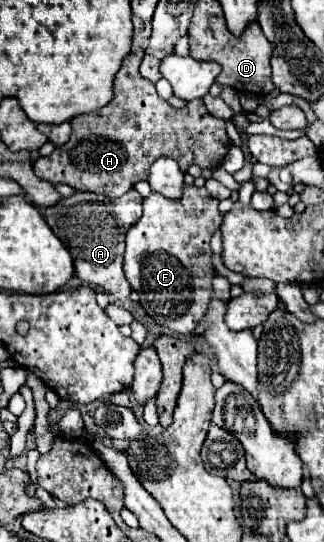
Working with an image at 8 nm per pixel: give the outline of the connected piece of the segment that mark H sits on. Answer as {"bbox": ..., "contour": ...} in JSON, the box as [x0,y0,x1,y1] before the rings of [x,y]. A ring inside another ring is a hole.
{"bbox":[35,16,229,198],"contour":[[[133,16],[133,52],[123,60],[115,76],[113,100],[99,112],[73,118],[73,132],[65,146],[53,150],[51,156],[35,162],[35,174],[51,184],[67,184],[79,192],[95,192],[109,198],[117,198],[131,190],[139,180],[147,180],[147,170],[155,158],[169,156],[179,162],[179,168],[187,172],[191,164],[201,168],[221,166],[229,138],[225,132],[225,120],[211,116],[201,100],[191,100],[183,108],[175,110],[155,92],[155,86],[141,78],[139,64],[143,50],[151,36],[151,24]]]}

